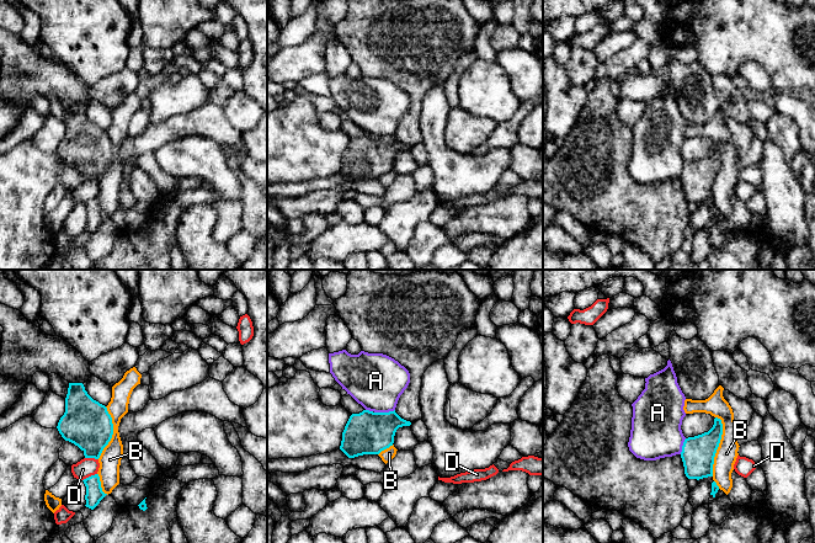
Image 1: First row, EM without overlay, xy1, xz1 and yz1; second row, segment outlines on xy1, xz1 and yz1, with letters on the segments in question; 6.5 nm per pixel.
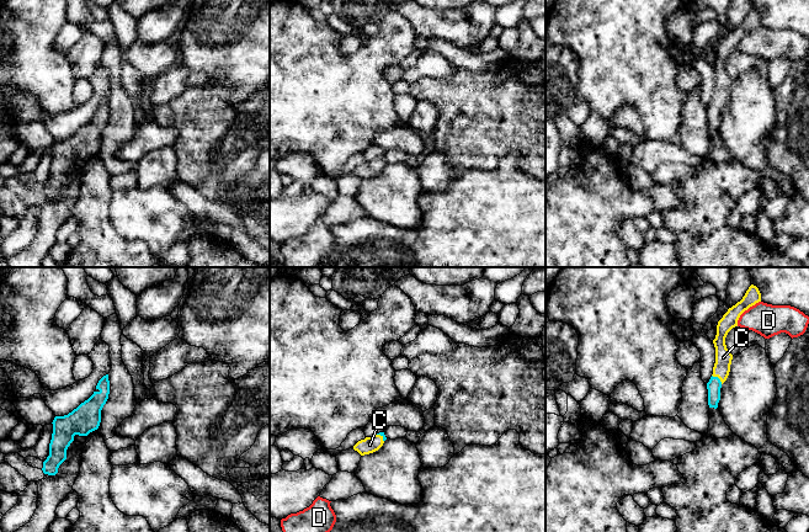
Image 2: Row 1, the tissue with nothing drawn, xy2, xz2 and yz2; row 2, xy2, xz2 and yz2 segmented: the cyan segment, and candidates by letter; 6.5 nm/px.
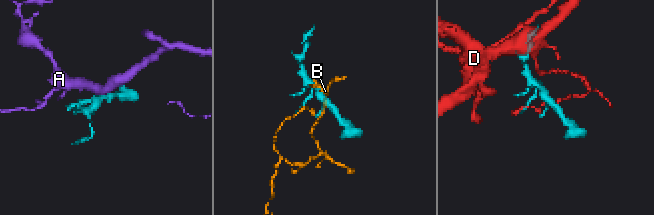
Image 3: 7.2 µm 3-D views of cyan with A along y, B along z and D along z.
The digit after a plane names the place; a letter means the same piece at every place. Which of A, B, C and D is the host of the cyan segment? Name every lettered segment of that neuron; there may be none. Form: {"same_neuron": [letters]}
{"same_neuron": ["C"]}

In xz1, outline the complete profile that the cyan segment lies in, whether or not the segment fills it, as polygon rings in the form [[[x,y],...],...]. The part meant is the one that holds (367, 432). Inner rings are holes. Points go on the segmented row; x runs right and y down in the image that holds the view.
[[[363,410],[352,414],[342,432],[340,449],[348,458],[379,454],[393,446],[399,427],[410,425],[411,422],[401,419],[395,410],[389,412]]]

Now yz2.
[[[751,284],[743,299],[729,308],[718,321],[717,335],[713,340],[715,347],[715,363],[713,374],[707,383],[709,408],[718,408],[722,384],[726,381],[730,372],[733,355],[726,349],[725,337],[733,328],[738,326],[740,315],[759,302],[761,302],[761,293],[756,286]]]

